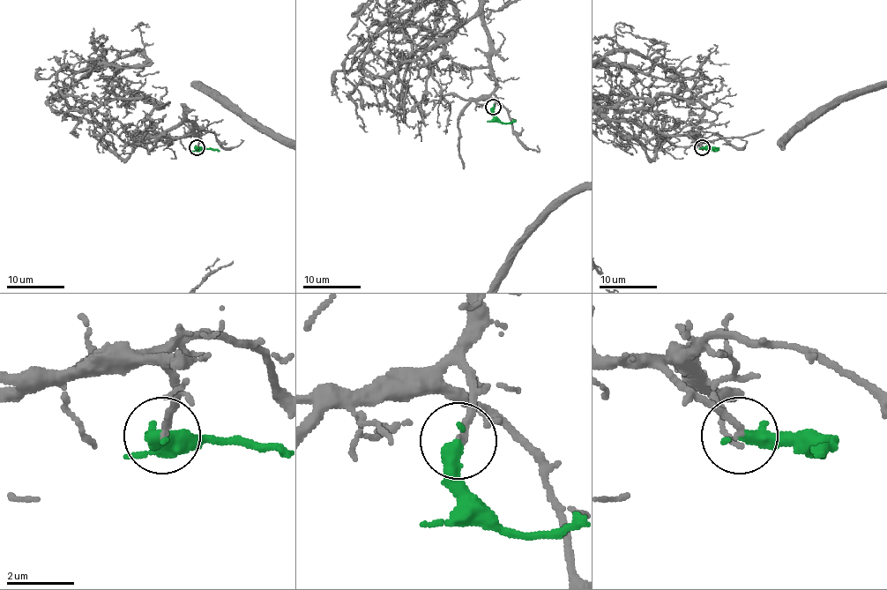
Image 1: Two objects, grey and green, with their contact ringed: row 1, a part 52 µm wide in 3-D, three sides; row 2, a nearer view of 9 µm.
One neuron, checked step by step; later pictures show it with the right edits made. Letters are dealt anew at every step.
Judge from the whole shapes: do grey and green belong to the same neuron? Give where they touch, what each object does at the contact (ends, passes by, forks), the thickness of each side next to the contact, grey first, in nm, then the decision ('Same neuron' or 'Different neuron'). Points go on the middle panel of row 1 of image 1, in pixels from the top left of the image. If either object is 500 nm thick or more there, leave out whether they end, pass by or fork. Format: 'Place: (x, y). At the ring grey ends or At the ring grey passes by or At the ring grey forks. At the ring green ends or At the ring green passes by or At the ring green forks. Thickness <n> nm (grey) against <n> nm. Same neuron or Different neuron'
Place: (493, 107). At the ring grey ends. At the ring green ends. Thickness 190 nm (grey) against 440 nm. Same neuron

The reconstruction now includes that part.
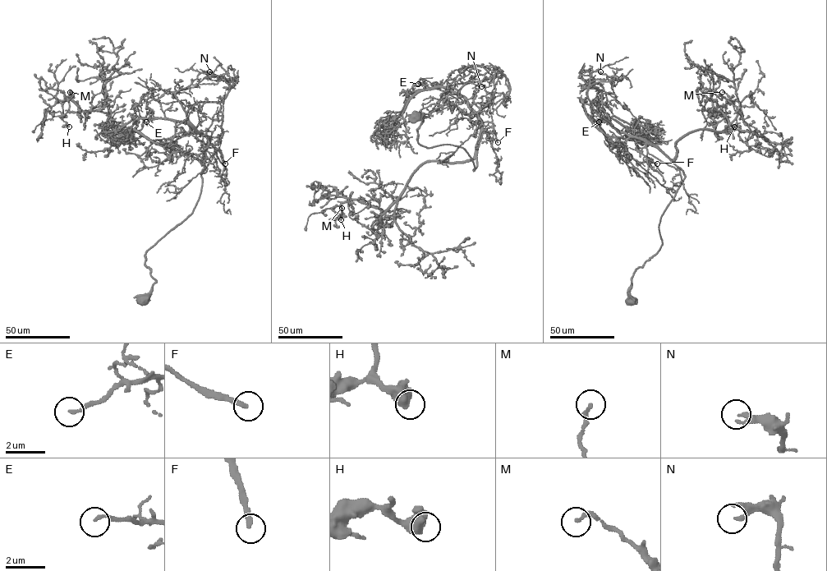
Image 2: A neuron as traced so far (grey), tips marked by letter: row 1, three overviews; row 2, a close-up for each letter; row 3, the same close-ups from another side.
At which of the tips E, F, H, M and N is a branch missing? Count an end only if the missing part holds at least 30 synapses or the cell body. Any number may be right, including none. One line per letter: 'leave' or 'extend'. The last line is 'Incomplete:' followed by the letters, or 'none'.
E: leave
F: extend
H: leave
M: leave
N: leave
Incomplete: F

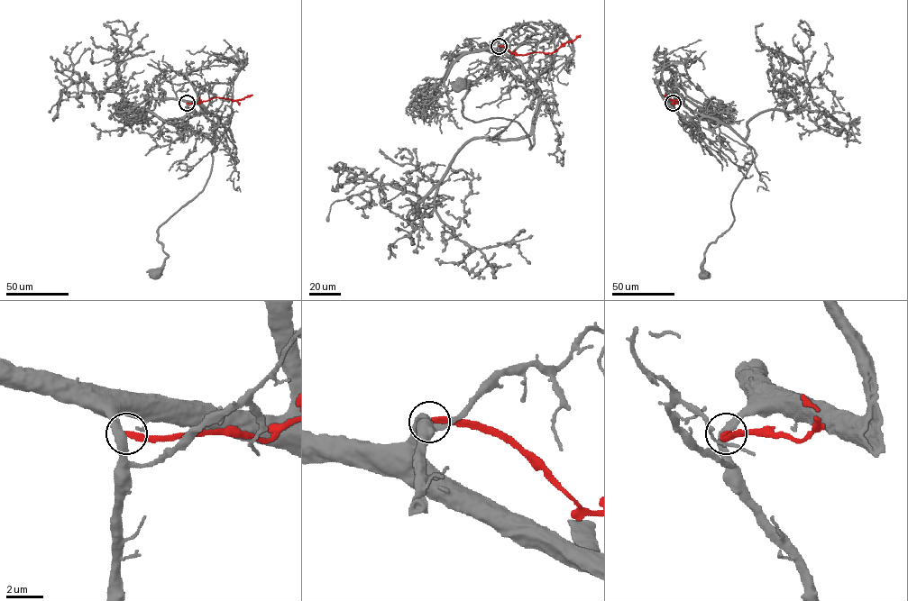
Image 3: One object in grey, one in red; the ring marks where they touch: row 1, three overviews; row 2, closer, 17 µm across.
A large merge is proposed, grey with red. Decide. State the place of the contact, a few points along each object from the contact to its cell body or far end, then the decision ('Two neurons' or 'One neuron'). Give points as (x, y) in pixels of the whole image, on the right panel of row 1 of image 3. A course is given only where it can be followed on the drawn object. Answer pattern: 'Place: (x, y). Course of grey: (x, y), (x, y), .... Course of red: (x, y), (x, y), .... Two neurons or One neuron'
Place: (673, 103). Course of grey: (673, 103), (679, 102), (702, 115), (718, 118), (756, 153), (733, 195), (732, 225), (709, 245), (702, 273). Course of red: (673, 103), (678, 104), (679, 98), (672, 100), (664, 95). Two neurons

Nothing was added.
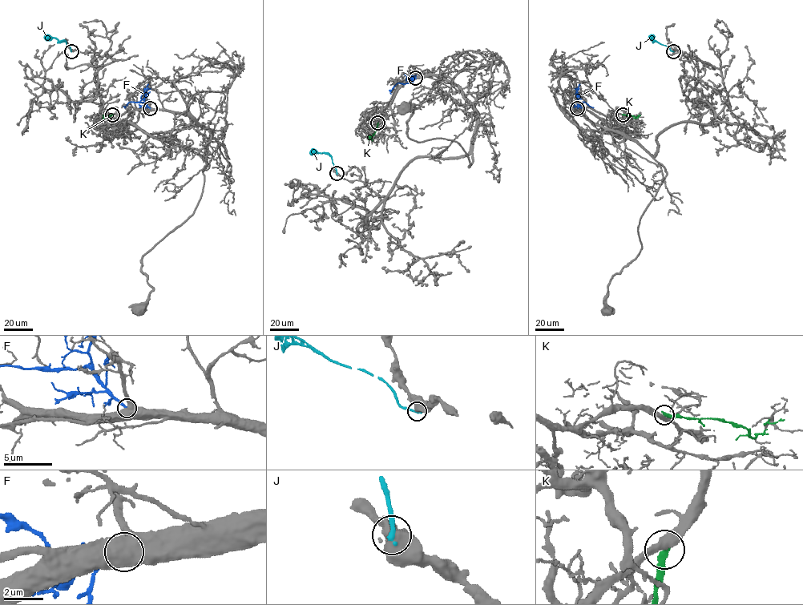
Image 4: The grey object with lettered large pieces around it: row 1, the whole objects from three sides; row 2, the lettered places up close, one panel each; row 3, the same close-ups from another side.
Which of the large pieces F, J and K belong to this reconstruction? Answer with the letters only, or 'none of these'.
F

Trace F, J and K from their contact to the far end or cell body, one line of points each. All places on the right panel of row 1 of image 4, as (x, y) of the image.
F: (578, 108), (583, 102), (593, 107)
J: (673, 51), (667, 46), (653, 42), (651, 35)
K: (623, 114), (635, 118), (640, 115)

